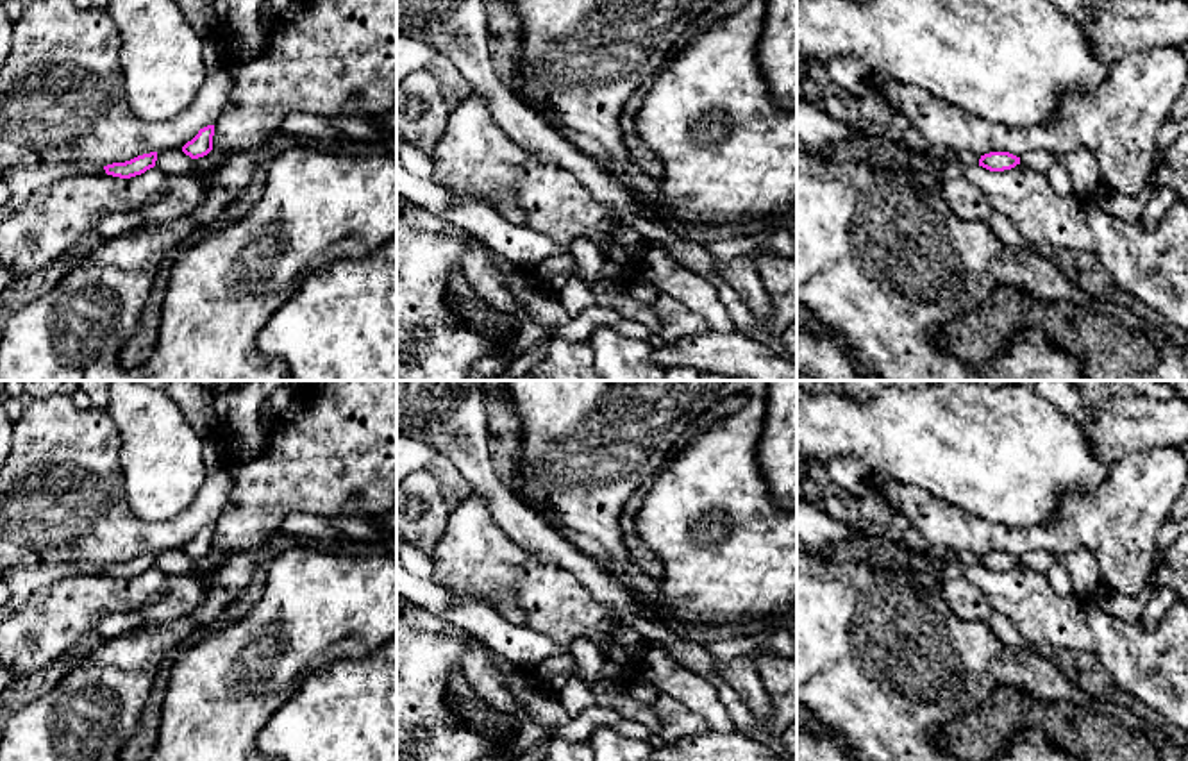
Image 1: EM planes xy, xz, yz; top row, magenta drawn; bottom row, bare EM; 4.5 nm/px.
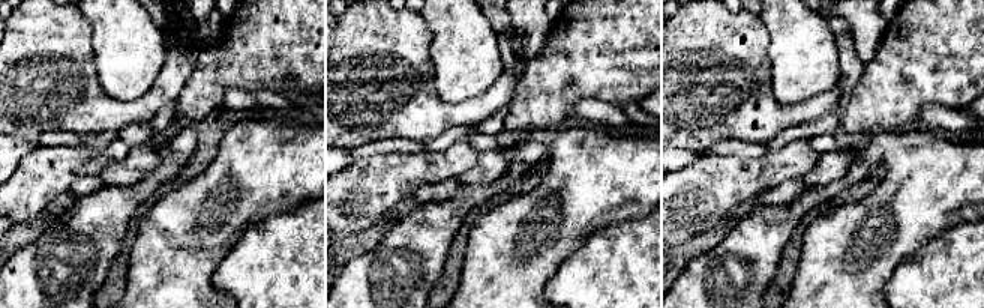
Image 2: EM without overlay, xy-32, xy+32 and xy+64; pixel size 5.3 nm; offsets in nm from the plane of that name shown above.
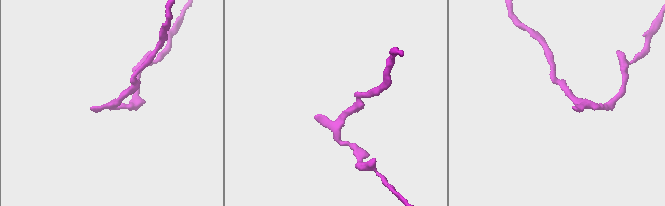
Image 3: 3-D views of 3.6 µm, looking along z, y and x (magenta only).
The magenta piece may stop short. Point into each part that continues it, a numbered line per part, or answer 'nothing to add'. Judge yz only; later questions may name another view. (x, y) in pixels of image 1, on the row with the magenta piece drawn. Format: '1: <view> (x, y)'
1: yz (1081, 165)

